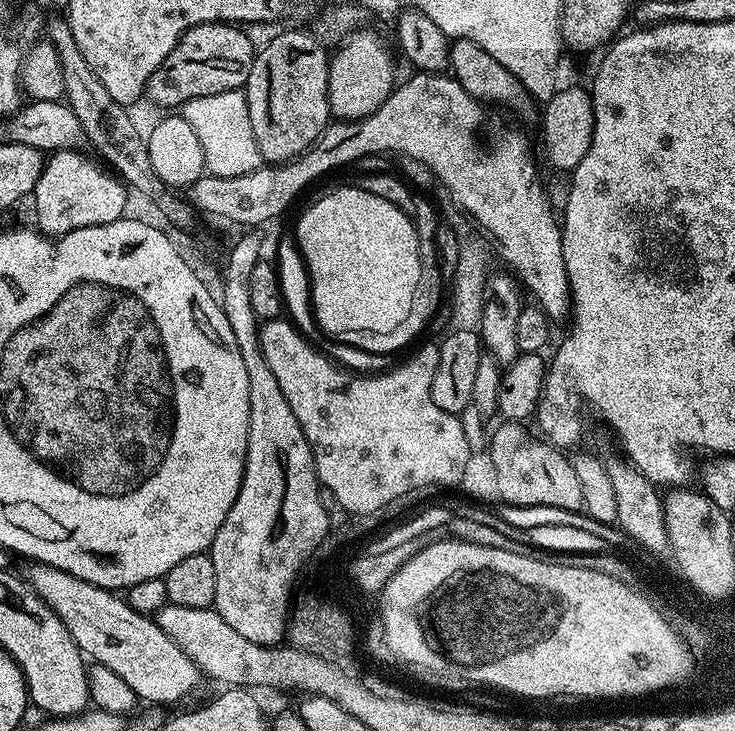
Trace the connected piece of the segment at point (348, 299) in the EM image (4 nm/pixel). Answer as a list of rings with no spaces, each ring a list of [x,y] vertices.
[[[355,186],[336,188],[300,216],[294,239],[311,280],[312,311],[328,328],[390,328],[405,321],[422,261],[413,217]]]

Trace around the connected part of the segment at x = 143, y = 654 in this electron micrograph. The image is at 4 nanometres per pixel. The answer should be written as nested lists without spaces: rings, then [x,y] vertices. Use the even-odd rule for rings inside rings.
[[[32,562],[27,566],[26,583],[42,602],[46,602],[46,606],[50,606],[50,610],[54,610],[54,614],[58,614],[85,657],[106,666],[106,670],[114,670],[114,674],[134,690],[137,701],[165,706],[176,704],[199,690],[202,673],[198,666],[194,666],[194,662],[178,650],[175,642],[162,634],[152,616],[135,612],[123,595],[94,586],[82,578],[74,578],[74,574],[49,564]]]

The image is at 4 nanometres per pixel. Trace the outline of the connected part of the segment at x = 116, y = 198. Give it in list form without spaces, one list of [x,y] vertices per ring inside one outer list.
[[[80,150],[51,153],[45,159],[42,174],[32,191],[30,200],[36,203],[35,227],[49,238],[64,236],[86,226],[113,224],[125,215],[124,207],[128,204],[130,192],[123,180],[97,163],[91,155],[83,156],[82,153]]]

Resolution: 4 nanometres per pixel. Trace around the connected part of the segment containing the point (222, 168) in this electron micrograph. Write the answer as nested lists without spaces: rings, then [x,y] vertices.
[[[243,91],[222,94],[206,94],[206,98],[190,98],[181,104],[178,114],[190,122],[195,137],[202,144],[204,166],[209,176],[237,176],[250,174],[261,167],[258,144],[254,142],[254,130],[250,126],[250,110],[246,106]]]

